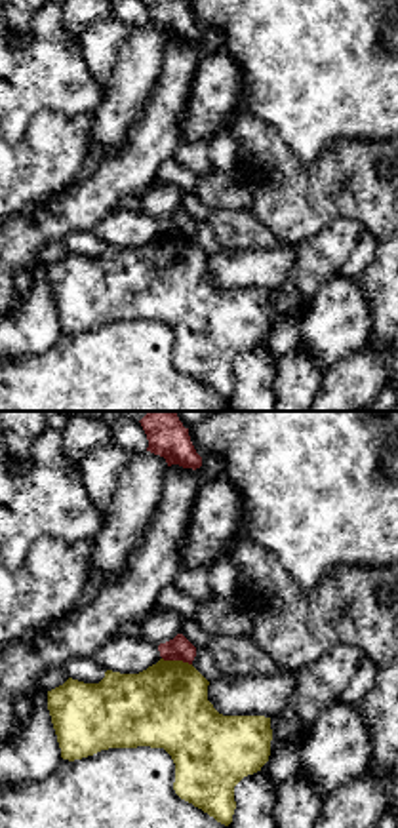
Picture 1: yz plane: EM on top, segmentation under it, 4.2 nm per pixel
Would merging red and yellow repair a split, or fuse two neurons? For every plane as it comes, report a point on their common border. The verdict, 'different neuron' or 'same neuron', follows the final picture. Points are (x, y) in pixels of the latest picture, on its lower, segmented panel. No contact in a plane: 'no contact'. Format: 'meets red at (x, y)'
meets red at (178, 659)

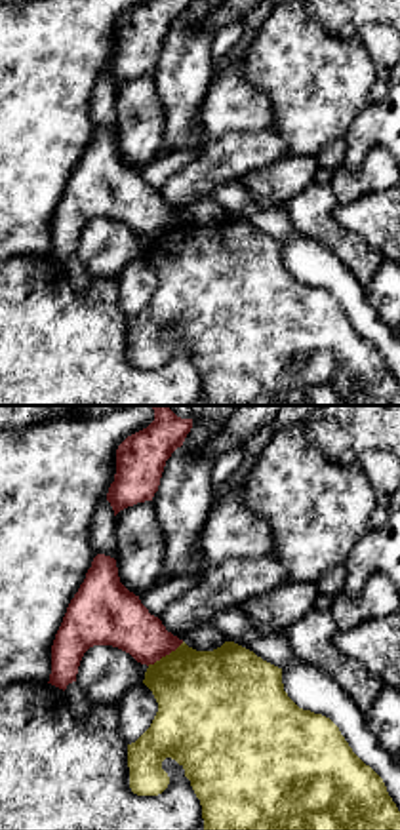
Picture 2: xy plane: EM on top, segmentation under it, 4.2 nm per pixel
meets red at (164, 655)

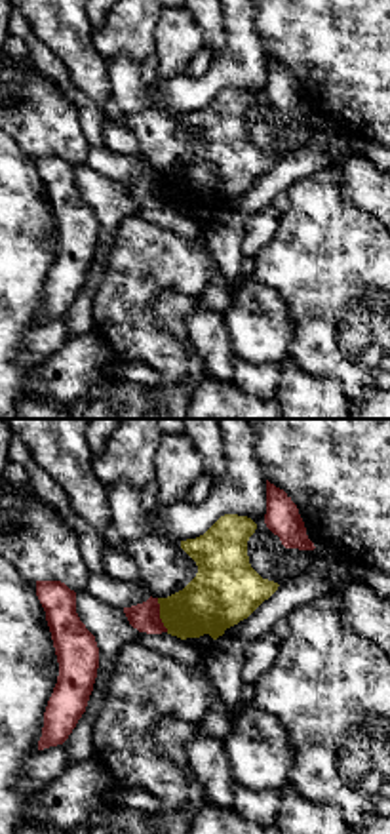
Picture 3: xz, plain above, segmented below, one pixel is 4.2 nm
meets red at (158, 615)

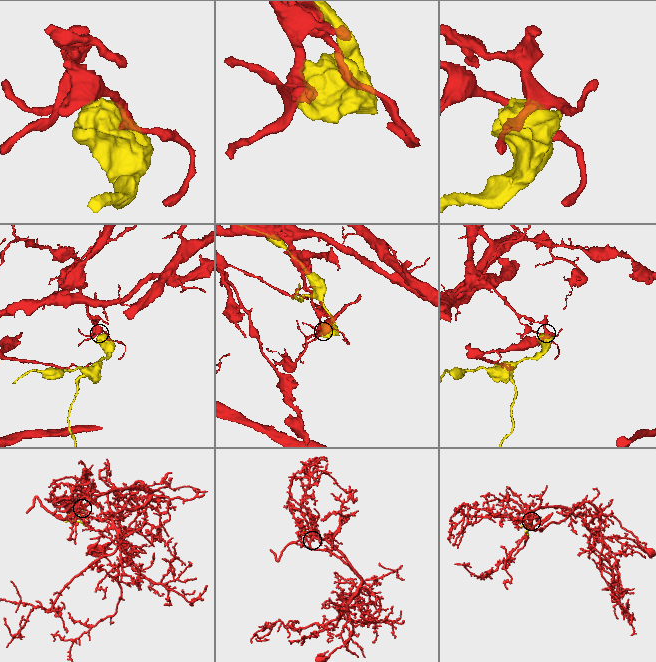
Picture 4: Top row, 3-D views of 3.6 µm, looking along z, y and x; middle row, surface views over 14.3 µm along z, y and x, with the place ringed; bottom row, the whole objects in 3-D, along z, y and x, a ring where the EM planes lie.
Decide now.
different neuron

